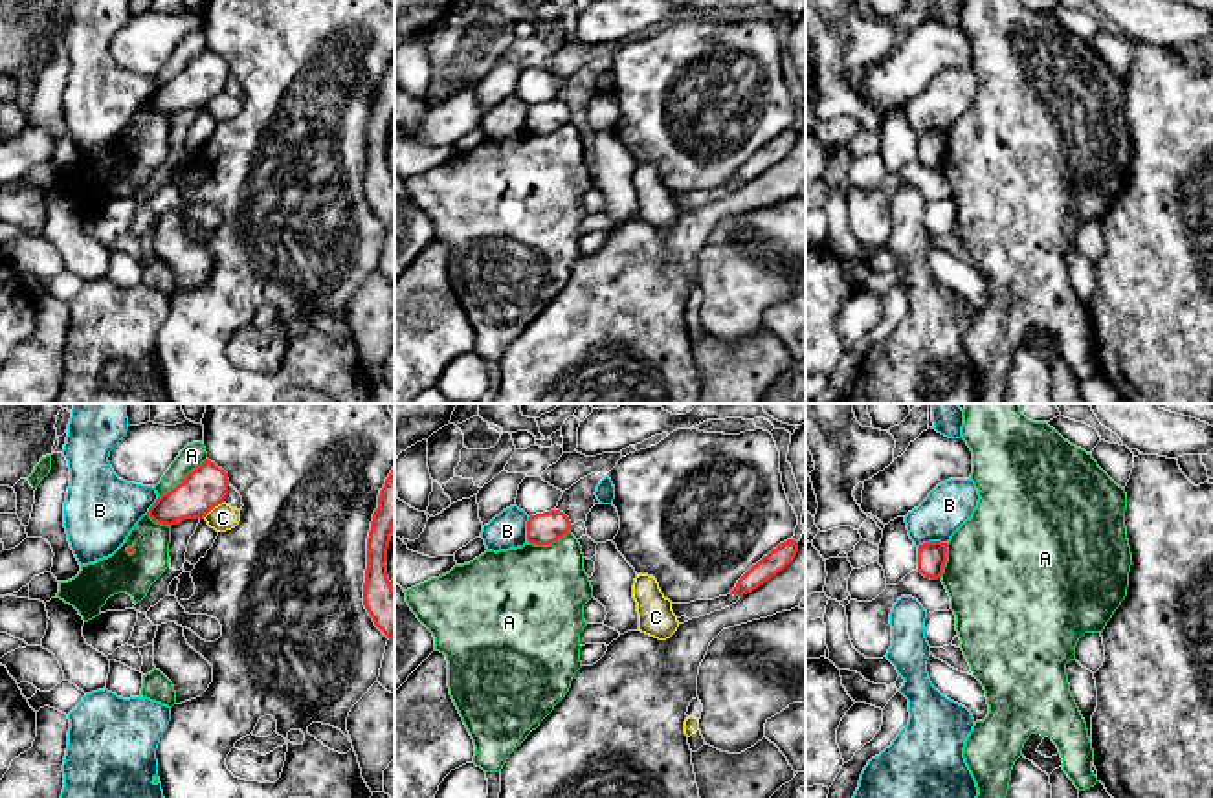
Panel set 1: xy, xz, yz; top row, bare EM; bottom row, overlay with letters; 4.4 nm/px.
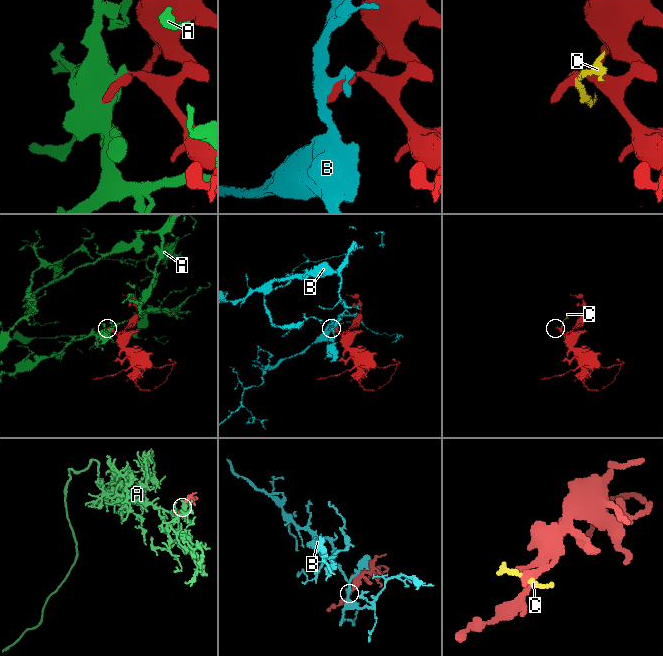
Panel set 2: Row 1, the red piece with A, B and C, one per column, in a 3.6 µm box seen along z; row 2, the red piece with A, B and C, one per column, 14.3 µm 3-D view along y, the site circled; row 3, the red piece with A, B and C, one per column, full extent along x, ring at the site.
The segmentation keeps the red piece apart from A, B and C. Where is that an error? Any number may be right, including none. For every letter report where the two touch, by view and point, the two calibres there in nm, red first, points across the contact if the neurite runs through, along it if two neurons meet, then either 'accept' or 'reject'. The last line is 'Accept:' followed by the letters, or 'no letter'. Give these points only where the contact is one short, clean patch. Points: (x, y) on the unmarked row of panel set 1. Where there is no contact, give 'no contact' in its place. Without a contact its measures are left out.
A: meets red in xy at (184, 68); 190 nm thick on the red side, 100 nm on the other; reject
B: meets red in yz at (931, 131); 130 nm thick on the red side, 200 nm on the other; reject
C: meets red in xy at (211, 98); 190 nm thick on the red side, 120 nm on the other; border along xy (222, 90), (202, 107); reject
Accept: no letter

